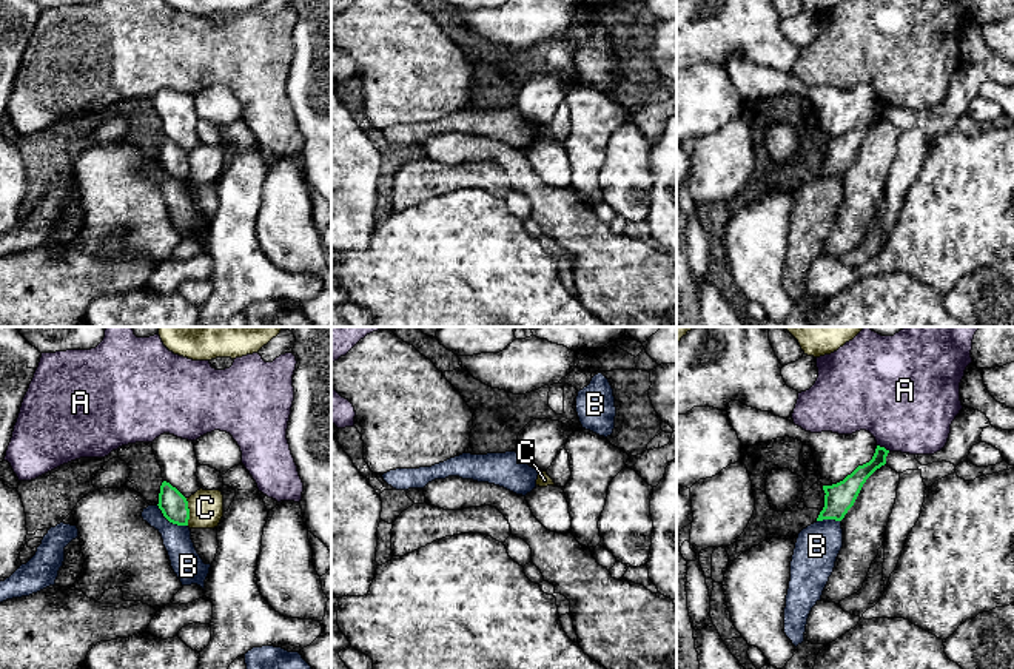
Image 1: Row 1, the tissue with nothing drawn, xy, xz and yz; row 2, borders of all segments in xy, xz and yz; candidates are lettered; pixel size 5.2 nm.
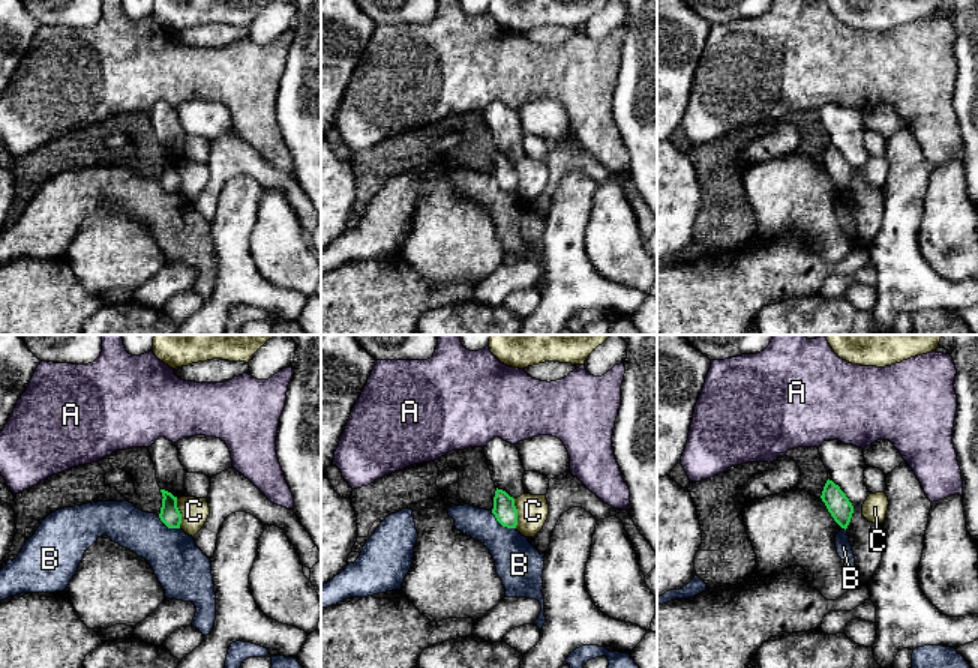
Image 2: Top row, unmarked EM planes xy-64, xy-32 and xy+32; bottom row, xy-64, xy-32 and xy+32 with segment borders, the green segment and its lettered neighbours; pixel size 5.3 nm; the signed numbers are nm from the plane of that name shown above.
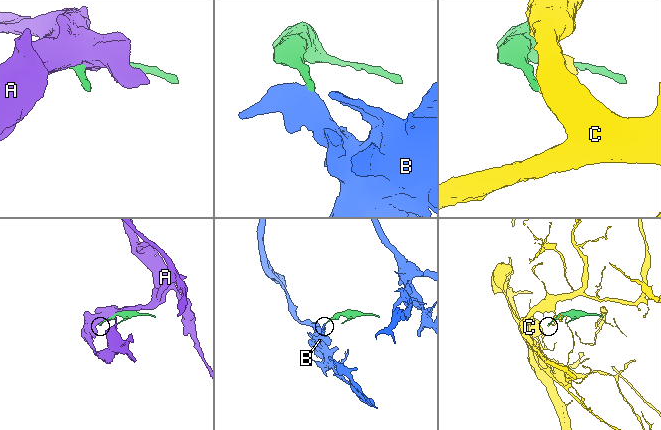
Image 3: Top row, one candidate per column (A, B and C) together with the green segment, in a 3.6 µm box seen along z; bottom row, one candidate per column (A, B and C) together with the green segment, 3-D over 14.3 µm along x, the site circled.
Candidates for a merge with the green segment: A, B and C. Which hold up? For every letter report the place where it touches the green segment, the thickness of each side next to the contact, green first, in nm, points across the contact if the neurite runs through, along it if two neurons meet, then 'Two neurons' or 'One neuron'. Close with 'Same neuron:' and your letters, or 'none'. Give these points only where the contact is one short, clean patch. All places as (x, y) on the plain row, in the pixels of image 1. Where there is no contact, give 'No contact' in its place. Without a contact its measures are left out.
A: Touches green at yz (883, 102). Thickness 100 nm (green) against 480 nm. Two neurons
B: Touches green at xy (170, 176). Thickness 140 nm (green) against 160 nm. Boundary: xy (157, 159), (170, 176), (187, 181). Two neurons
C: Touches green at xy (188, 167). Thickness 140 nm (green) against 180 nm. Boundary: xy (185, 153), (188, 179). Two neurons
Same neuron: none

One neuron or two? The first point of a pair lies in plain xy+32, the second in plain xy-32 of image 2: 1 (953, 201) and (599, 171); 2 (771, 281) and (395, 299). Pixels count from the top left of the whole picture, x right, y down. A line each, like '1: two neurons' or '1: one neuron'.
1: two neurons
2: one neuron

